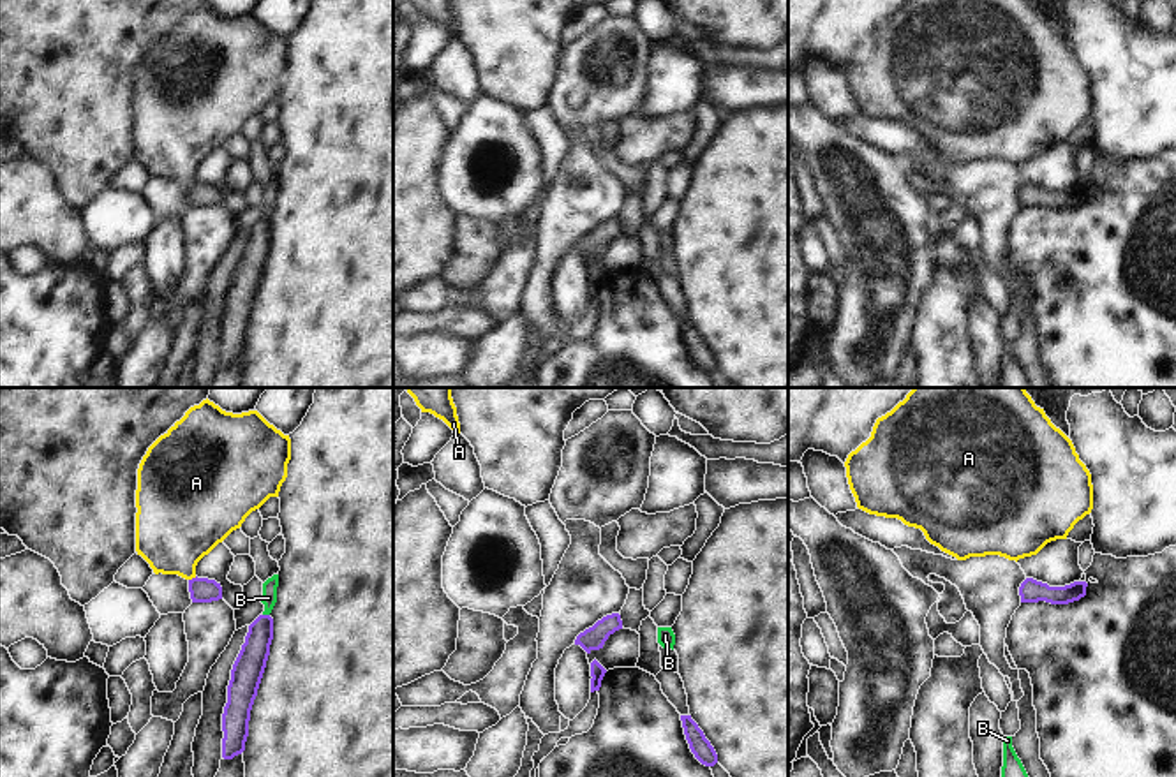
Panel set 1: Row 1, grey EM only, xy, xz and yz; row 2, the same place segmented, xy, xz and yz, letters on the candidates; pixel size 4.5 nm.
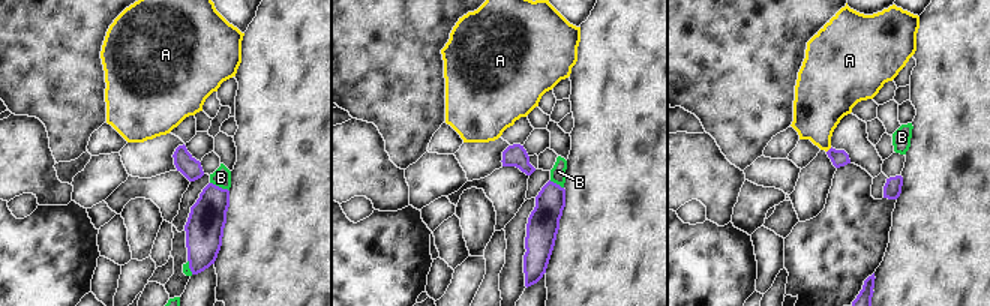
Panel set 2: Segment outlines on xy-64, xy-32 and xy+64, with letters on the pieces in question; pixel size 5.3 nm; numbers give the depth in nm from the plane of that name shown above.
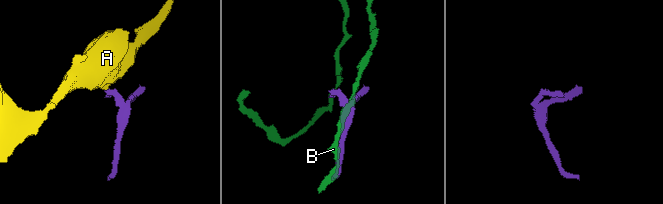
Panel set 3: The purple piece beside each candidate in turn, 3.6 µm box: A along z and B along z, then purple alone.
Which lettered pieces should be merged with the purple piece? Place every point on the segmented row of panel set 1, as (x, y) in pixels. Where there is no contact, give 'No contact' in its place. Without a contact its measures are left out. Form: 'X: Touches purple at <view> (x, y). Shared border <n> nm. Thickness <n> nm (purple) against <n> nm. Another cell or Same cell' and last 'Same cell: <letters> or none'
A: Touches purple at xy (193, 578). Shared border 40 nm. Thickness 110 nm (purple) against 360 nm. Same cell
B: Touches purple at xy (267, 615). Shared border 30 nm. Thickness 140 nm (purple) against 70 nm. Another cell
Same cell: A.

